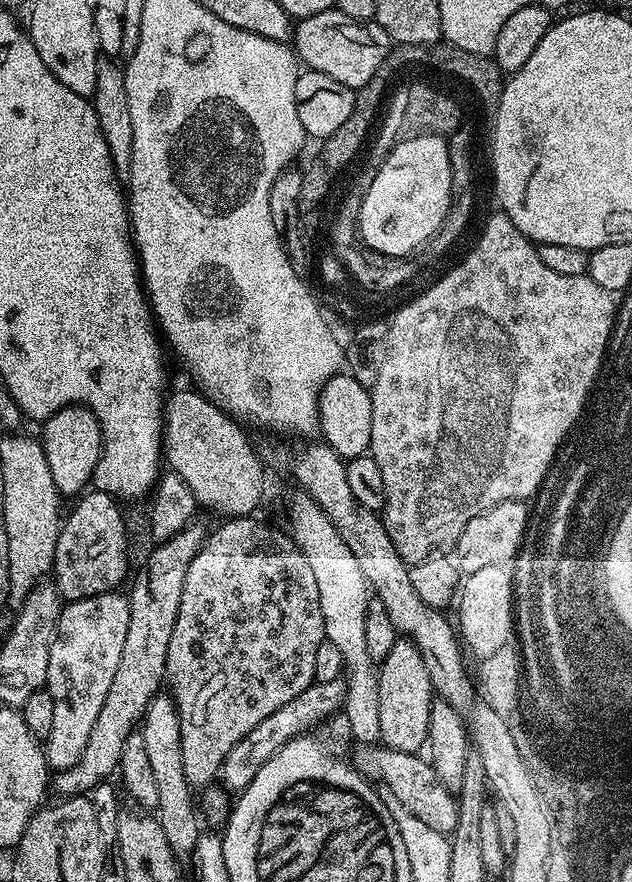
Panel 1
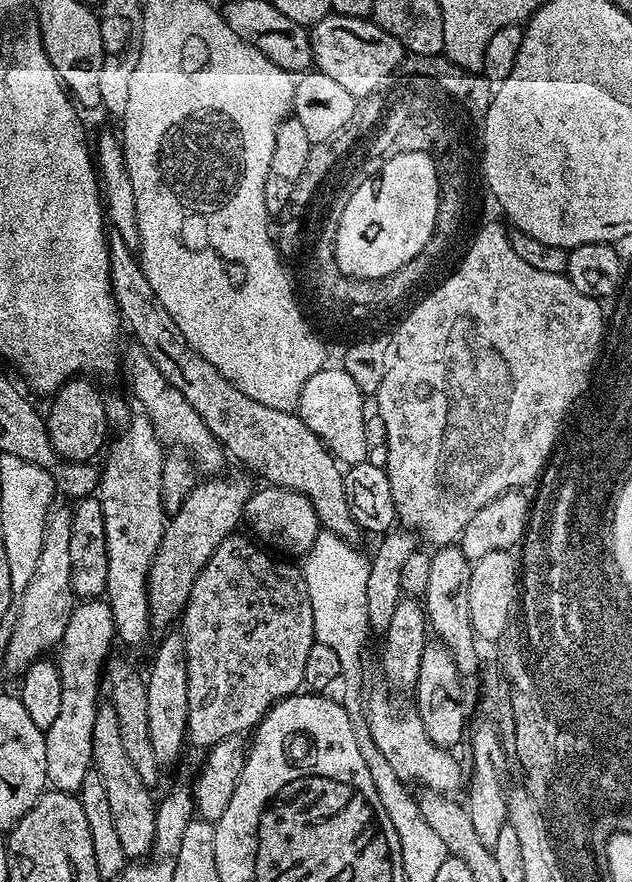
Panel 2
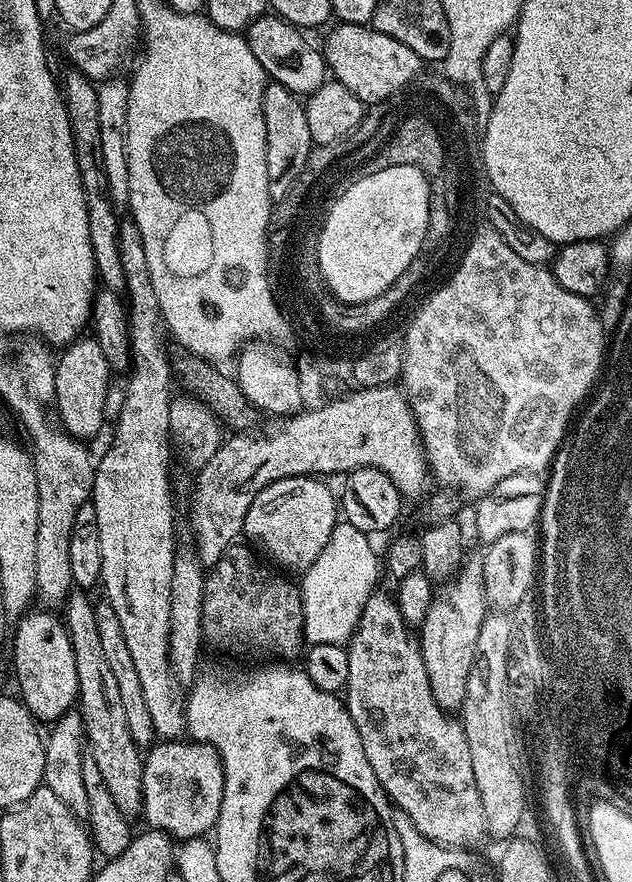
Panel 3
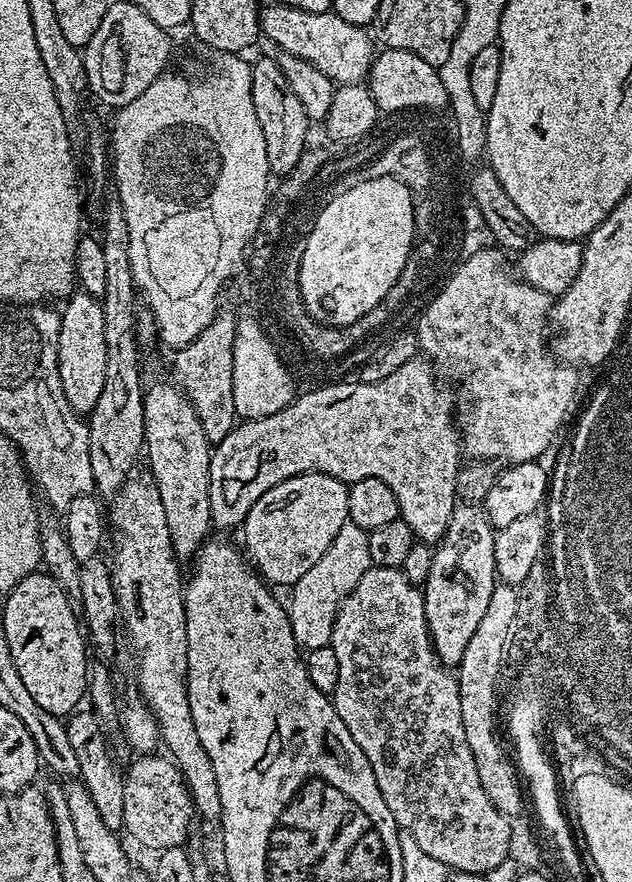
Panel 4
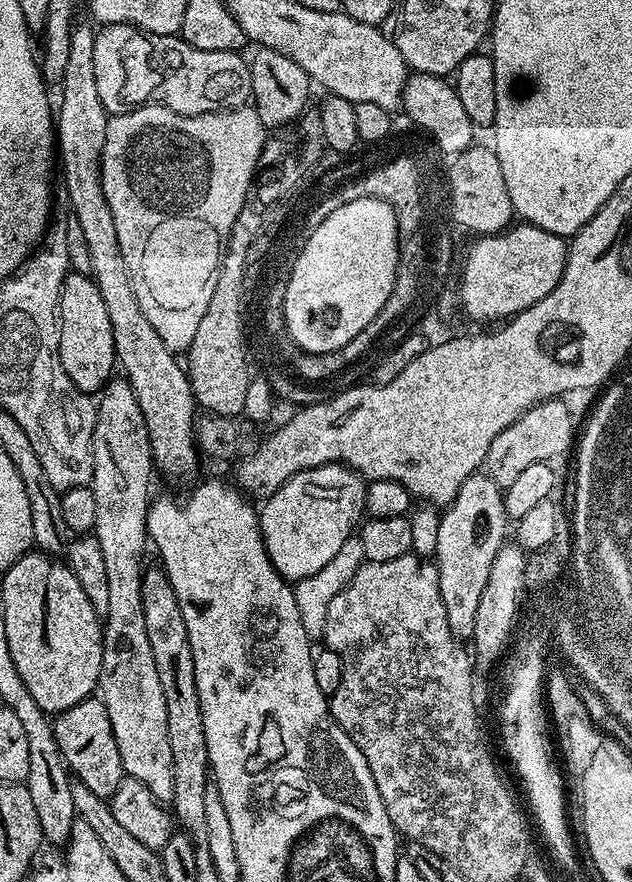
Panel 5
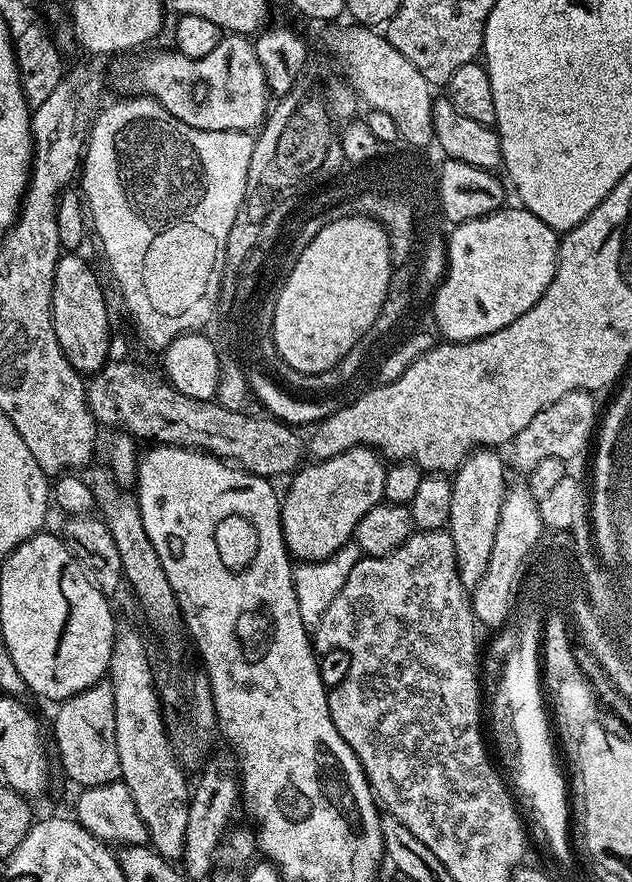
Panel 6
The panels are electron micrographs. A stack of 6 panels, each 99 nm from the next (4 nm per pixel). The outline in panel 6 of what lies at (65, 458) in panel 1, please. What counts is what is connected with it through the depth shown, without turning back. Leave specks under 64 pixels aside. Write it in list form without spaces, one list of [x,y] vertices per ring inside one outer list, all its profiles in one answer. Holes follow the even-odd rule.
[[[64,254],[56,264],[52,287],[52,321],[62,354],[66,354],[66,362],[70,362],[70,366],[74,366],[78,373],[91,374],[104,367],[110,359],[108,347],[112,344],[112,324],[108,321],[108,300],[104,297],[104,288],[95,270],[82,257],[80,254]]]

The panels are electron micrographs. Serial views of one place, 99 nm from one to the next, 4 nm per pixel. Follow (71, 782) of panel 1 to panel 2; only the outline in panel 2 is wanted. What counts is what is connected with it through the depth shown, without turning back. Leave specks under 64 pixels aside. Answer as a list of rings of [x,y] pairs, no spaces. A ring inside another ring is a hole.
[[[216,474],[204,478],[208,480],[201,479],[182,504],[182,509],[173,513],[165,525],[163,540],[148,575],[148,609],[153,625],[168,624],[179,619],[197,575],[204,569],[214,550],[218,550],[220,543],[233,535],[239,529],[236,527],[245,519],[245,508],[254,485],[244,476],[232,476],[229,480],[226,477]]]

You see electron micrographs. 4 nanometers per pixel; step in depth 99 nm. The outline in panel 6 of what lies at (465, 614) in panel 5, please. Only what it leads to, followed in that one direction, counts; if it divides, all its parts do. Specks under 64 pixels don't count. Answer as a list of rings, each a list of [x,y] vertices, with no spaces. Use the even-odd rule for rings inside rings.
[[[488,446],[473,450],[450,480],[452,497],[446,531],[454,544],[459,583],[463,587],[465,584],[468,590],[475,588],[482,574],[486,574],[486,562],[490,558],[490,550],[494,550],[494,534],[498,530],[498,518],[504,501],[506,460],[496,452],[499,451]]]

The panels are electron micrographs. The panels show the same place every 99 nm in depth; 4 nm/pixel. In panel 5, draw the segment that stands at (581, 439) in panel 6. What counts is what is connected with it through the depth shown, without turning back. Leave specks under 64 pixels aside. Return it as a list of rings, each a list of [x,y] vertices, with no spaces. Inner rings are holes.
[[[553,398],[535,404],[506,430],[502,430],[502,434],[498,434],[494,442],[490,442],[486,472],[501,490],[509,488],[528,467],[534,466],[534,462],[555,461],[555,456],[560,456],[568,447],[573,447],[578,424],[576,428],[575,422],[572,421],[572,412],[564,402],[563,399]]]

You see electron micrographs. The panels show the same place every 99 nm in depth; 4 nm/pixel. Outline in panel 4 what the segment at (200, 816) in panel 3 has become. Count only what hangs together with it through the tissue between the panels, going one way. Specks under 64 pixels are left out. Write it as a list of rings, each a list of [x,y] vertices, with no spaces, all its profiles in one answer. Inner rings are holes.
[[[144,754],[124,772],[126,814],[123,831],[129,832],[144,848],[178,848],[185,843],[194,816],[192,794],[179,768],[169,757]]]

